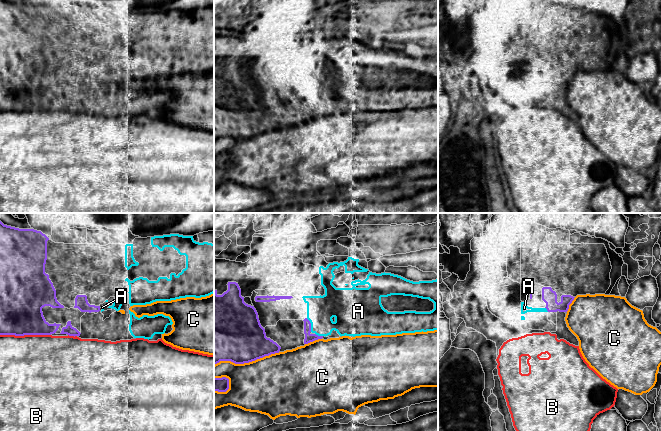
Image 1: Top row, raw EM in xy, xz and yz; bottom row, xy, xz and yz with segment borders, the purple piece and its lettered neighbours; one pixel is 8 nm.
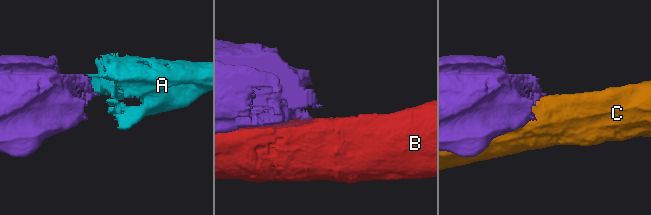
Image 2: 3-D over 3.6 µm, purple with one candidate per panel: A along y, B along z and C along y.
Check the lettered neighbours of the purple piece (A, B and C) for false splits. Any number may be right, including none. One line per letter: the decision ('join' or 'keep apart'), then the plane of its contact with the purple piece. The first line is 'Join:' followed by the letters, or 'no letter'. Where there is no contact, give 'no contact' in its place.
Join: A
A: join; meets purple in xz
B: keep apart; meets purple in xy
C: keep apart; meets purple in xz

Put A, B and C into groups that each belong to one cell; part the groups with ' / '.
A / B / C

